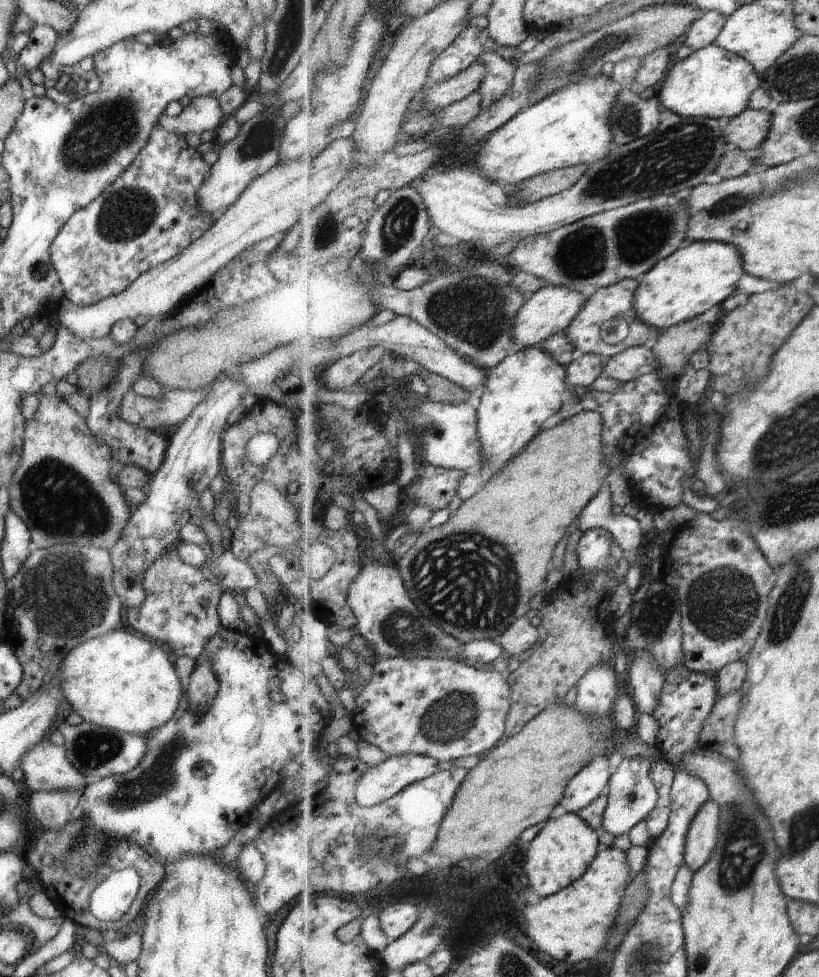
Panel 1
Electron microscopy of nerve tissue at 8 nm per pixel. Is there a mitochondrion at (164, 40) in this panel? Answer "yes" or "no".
no

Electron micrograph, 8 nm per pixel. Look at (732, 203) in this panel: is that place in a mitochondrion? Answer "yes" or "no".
yes

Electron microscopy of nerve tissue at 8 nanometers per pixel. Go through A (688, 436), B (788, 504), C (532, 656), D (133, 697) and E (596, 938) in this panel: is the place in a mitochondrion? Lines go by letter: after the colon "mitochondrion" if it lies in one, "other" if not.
A: other
B: mitochondrion
C: other
D: other
E: other

